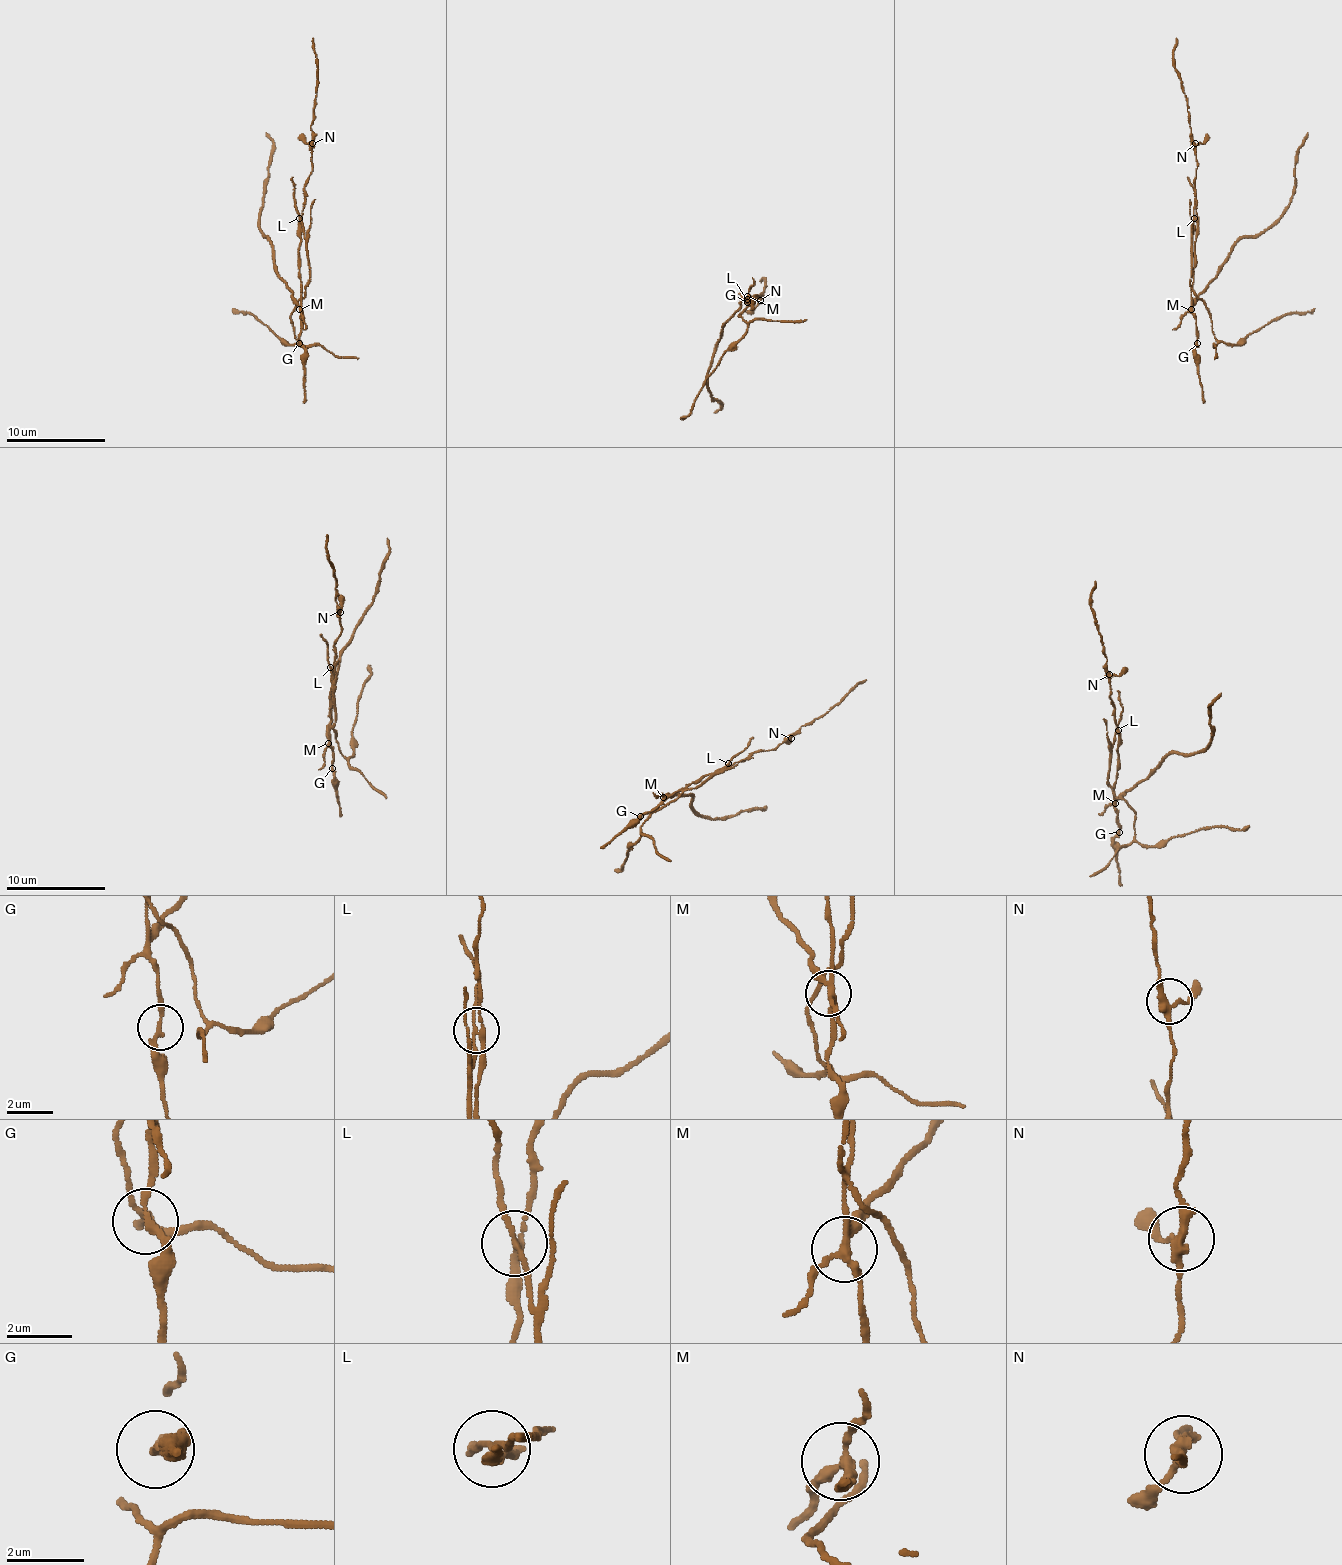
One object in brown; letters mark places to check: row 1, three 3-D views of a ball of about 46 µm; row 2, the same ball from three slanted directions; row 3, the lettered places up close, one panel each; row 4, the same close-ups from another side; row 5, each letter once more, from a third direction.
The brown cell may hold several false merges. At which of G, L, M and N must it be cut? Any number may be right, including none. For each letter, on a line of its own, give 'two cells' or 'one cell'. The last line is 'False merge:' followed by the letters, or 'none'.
G: one cell
L: two cells
M: two cells
N: one cell
False merge: L, M

